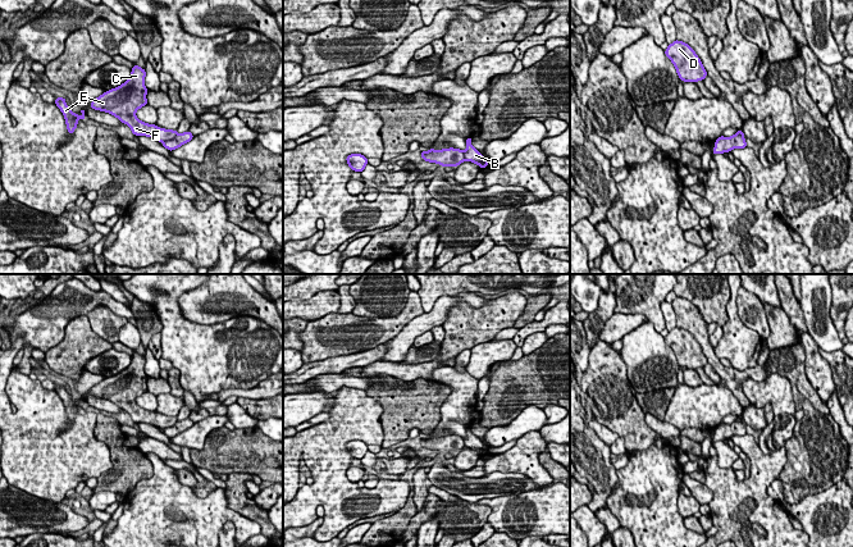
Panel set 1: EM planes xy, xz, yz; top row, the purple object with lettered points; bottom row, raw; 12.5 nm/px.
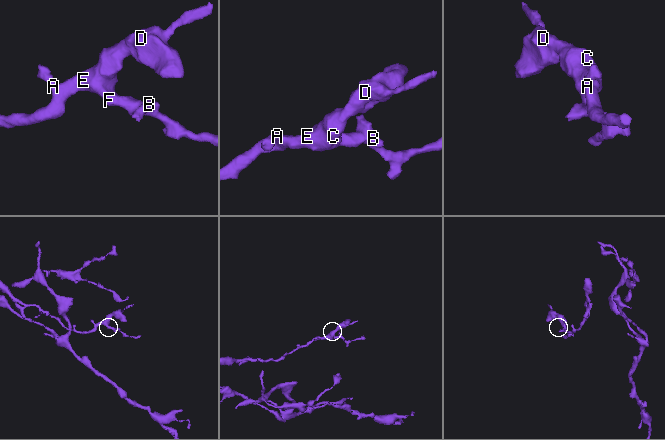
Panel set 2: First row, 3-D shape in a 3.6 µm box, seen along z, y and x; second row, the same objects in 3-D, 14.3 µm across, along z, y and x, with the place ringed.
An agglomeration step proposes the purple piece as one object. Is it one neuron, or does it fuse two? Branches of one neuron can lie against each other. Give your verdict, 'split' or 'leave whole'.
split

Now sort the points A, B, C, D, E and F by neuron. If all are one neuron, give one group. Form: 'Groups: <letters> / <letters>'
Groups: A C D E F / B

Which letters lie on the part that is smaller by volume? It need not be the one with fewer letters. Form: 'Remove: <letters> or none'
Remove: B

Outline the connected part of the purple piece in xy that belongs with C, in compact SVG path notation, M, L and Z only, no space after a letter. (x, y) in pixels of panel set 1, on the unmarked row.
M133 352L131 364L117 375L108 377L90 391L95 397L105 398L127 411L134 423L152 424L159 429L173 427L177 416L160 415L136 404L136 398L147 392L145 373L146 356Z

